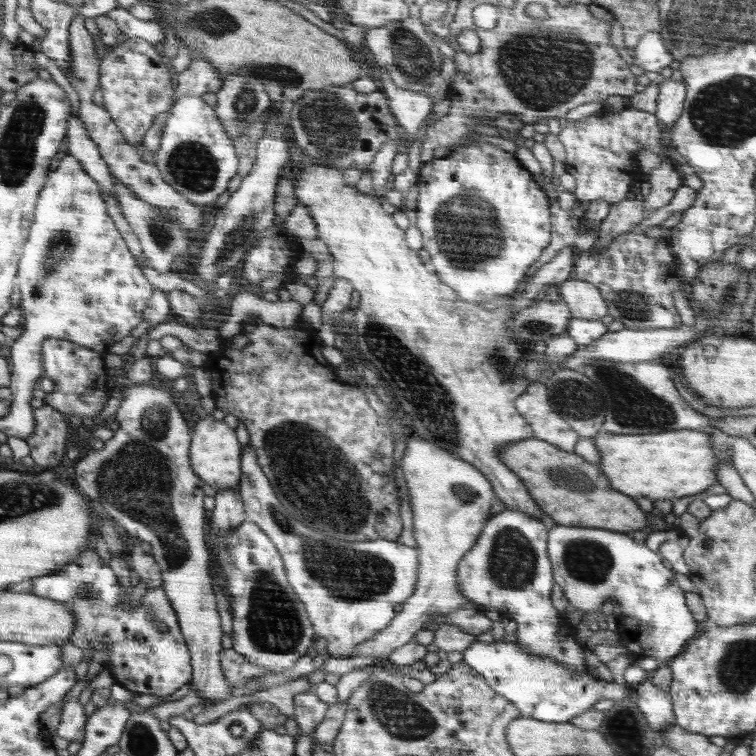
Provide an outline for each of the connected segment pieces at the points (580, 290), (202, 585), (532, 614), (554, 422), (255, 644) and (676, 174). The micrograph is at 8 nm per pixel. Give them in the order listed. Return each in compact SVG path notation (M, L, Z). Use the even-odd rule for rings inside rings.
M576 279L561 282L558 286L561 299L571 309L572 318L600 320L608 314L606 302L596 286Z
M164 382L159 386L150 384L124 385L120 392L122 401L116 413L118 431L107 440L102 447L94 448L86 456L75 462L76 488L88 496L94 507L112 520L122 534L130 540L148 542L152 546L152 558L161 568L162 584L166 590L172 608L178 613L179 625L184 640L191 651L194 665L192 688L202 699L213 699L217 703L230 697L231 686L227 684L227 676L220 670L222 657L222 630L220 630L220 614L216 610L216 596L212 592L210 578L210 550L206 548L206 510L202 506L204 492L202 480L188 462L190 446L190 430L180 414L180 408L174 406L168 390L164 390Z
M504 510L495 514L487 520L478 542L459 563L459 592L463 593L471 603L478 604L480 608L492 606L516 620L517 639L514 642L516 645L520 645L530 653L556 659L564 663L568 669L586 671L589 669L586 656L584 656L584 646L578 644L573 637L560 634L560 617L563 612L555 608L554 601L551 599L556 584L554 567L551 564L550 554L547 552L549 538L550 530L539 517L528 516L527 513L516 512L516 510Z
M544 382L531 383L519 396L515 407L531 423L536 438L548 441L565 451L574 451L581 436L551 408Z
M248 520L232 528L224 538L209 534L208 539L212 539L216 570L225 580L223 586L232 614L232 649L266 667L268 672L282 672L294 666L308 652L314 632L311 620L306 618L306 605L290 586L276 546L259 525Z
M665 160L654 168L645 179L650 183L650 193L644 197L643 216L652 215L657 209L666 207L672 197L676 194L676 190L683 184L682 173L677 166L670 160Z

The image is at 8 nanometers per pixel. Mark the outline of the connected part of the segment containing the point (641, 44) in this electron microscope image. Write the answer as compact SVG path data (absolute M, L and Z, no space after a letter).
M659 32L642 35L631 54L634 57L634 67L639 72L660 72L675 61L672 53L664 45L664 39Z

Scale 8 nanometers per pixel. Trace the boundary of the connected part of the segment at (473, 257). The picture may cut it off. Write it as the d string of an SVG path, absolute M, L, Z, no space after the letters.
M473 143L470 146L460 147L452 150L451 153L444 158L437 158L426 161L424 166L420 168L417 178L417 185L419 188L418 204L416 204L416 227L422 233L423 249L430 255L430 266L440 278L443 284L452 286L452 289L460 295L462 300L480 303L494 300L494 298L502 298L508 294L512 294L518 288L518 282L522 282L528 276L528 270L536 264L536 260L542 256L544 248L550 244L550 202L548 202L547 193L540 184L534 180L534 174L530 176L530 172L526 172L524 168L518 168L520 164L514 160L514 155L509 153L499 146L492 143Z

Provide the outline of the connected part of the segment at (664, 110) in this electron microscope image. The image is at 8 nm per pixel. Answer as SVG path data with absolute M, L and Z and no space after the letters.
M671 78L660 83L656 104L656 116L663 128L672 129L674 122L680 118L683 105L686 102L686 86L682 80L674 81Z

